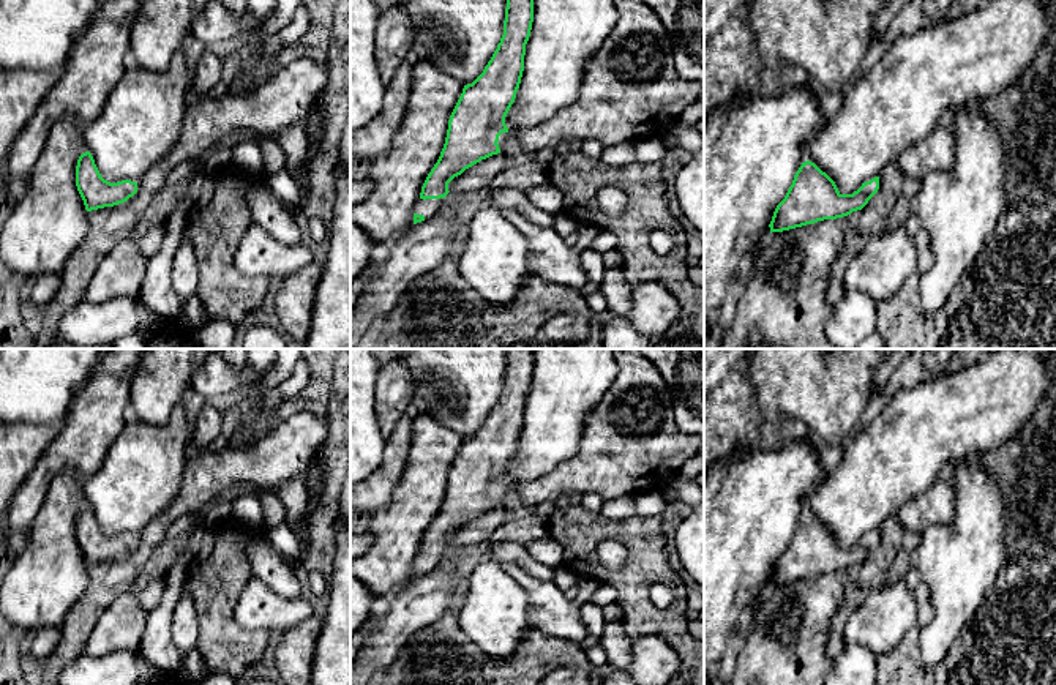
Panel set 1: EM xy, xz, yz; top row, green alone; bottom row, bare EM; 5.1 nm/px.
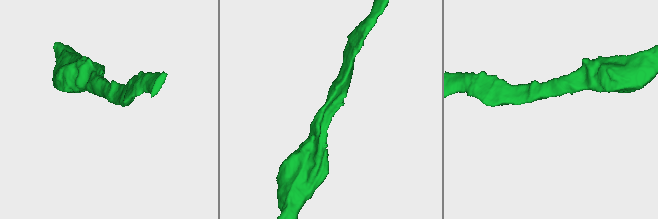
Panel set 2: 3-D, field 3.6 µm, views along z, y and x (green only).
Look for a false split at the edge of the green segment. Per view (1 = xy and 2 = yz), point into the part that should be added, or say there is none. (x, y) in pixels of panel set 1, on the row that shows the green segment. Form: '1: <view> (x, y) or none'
1: none
2: none

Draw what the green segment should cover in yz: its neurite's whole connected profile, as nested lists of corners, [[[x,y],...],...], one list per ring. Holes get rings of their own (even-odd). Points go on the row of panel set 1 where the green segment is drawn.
[[[805,161],[773,211],[770,234],[848,216],[862,210],[878,189],[879,177],[874,177],[852,194],[841,194],[826,172],[814,163]]]

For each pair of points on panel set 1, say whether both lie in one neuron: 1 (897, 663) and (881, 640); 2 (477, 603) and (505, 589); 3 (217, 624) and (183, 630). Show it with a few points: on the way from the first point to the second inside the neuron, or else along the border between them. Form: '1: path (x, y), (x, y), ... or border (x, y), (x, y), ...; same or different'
1: border (916, 627), (909, 628), (891, 649), (876, 654); different
2: path (483, 603), (491, 603), (499, 595); same
3: border (183, 592), (194, 606), (198, 622), (196, 647); different

